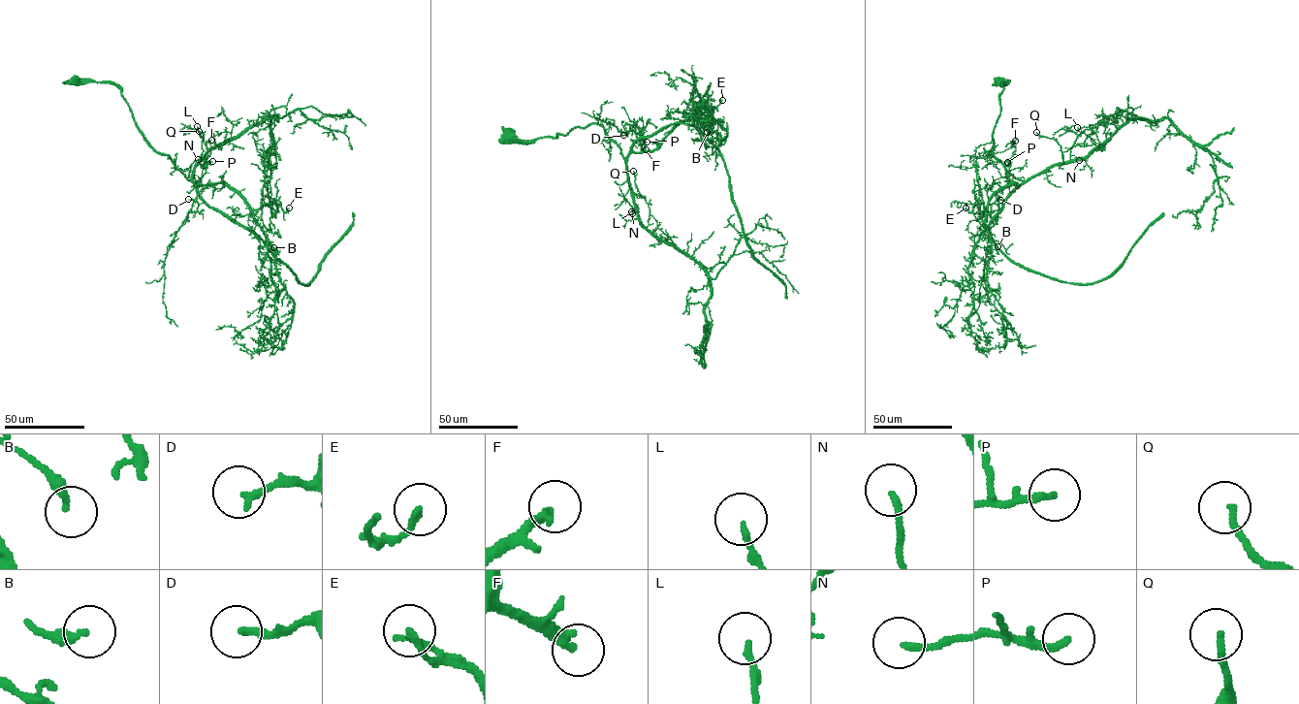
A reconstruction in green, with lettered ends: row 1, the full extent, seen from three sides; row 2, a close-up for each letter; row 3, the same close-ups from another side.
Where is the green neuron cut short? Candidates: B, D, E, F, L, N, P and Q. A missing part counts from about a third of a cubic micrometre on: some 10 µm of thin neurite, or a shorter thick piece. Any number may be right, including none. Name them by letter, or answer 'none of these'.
F, L, P, Q

